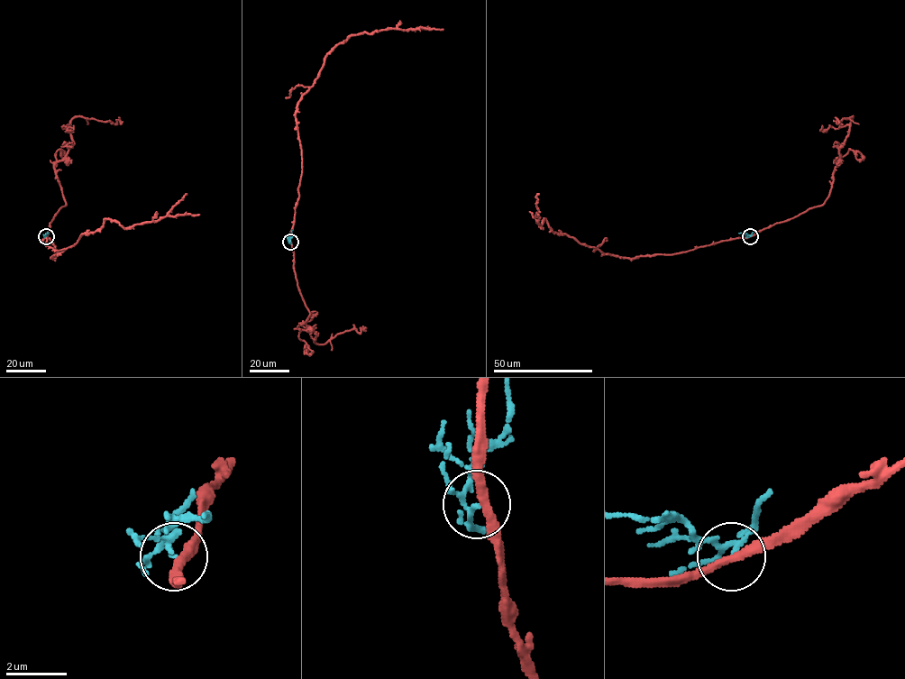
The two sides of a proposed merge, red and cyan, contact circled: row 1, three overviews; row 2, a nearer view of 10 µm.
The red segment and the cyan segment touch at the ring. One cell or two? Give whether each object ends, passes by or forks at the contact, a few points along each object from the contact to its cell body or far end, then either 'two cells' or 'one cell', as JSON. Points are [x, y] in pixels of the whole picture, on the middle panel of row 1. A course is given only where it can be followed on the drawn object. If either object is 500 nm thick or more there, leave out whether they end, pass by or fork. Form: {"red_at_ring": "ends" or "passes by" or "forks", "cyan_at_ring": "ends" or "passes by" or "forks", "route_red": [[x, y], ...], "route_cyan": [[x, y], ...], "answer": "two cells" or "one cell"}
{"red_at_ring": "passes by", "cyan_at_ring": "passes by", "route_red": [[290, 242], [302, 169], [296, 111], [301, 96], [316, 77], [324, 58], [351, 35], [389, 28], [443, 29]], "route_cyan": [[290, 242], [291, 230]], "answer": "two cells"}

